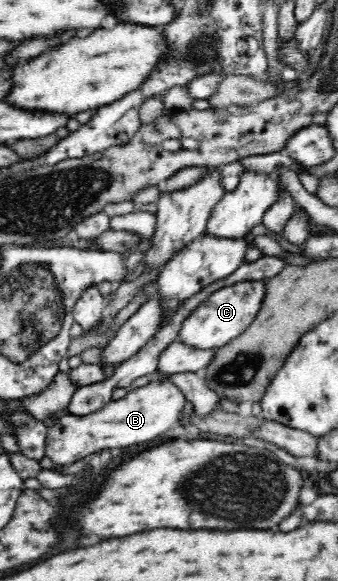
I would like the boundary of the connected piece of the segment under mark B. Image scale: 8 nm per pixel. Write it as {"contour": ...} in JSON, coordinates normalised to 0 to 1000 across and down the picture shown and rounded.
{"contour":[[[462,639],[467,651],[417,666],[391,666],[355,688],[328,688],[296,707],[251,716],[180,713],[145,728],[133,759],[133,787],[160,797],[207,800],[263,780],[290,780],[314,769],[355,773],[462,756],[524,731],[553,687],[530,666],[506,657],[506,645]]]}

